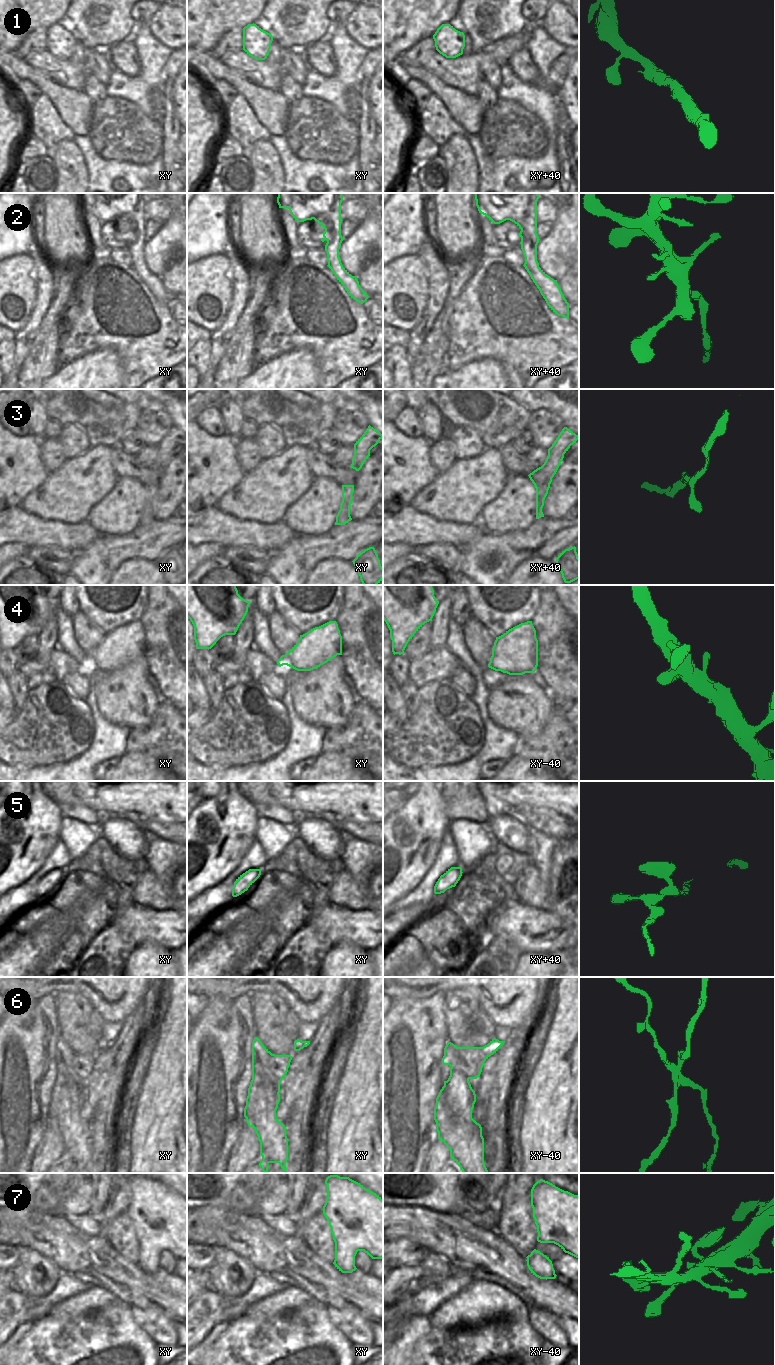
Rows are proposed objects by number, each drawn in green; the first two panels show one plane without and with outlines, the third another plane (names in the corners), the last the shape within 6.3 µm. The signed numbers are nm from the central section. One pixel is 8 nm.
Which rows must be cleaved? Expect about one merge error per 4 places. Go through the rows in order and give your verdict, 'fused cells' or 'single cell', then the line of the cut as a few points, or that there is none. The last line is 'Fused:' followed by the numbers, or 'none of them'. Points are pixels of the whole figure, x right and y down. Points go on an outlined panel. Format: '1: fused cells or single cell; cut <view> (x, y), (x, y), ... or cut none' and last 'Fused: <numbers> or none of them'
1: single cell; cut none
2: fused cells; cut xy (339, 232), (327, 242)
3: single cell; cut none
4: single cell; cut none
5: single cell; cut none
6: fused cells; cut xy (271, 1053), (268, 1069), (275, 1080), (276, 1095)
7: single cell; cut none
Fused: 2, 6

